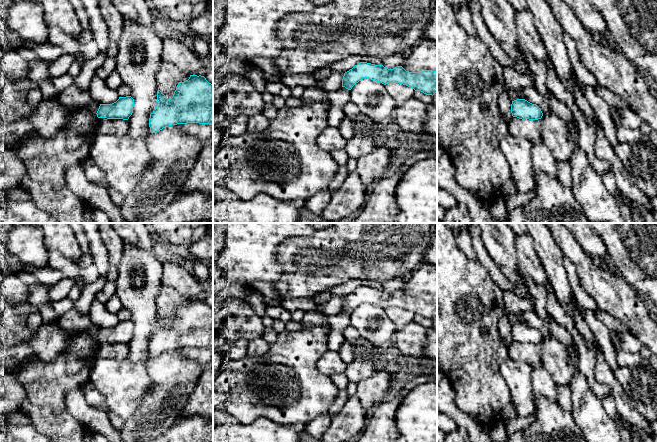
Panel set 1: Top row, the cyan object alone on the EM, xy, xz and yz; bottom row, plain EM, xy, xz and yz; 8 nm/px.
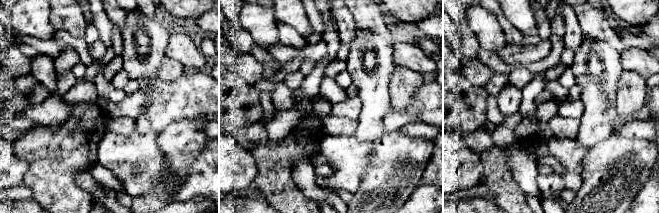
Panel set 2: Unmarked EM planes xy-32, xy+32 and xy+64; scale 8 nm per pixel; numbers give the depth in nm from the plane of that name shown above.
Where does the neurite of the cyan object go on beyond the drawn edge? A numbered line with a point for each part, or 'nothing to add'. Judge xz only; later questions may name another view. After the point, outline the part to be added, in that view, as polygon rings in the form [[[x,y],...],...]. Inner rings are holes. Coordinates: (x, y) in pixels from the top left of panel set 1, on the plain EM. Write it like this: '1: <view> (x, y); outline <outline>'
nothing to add

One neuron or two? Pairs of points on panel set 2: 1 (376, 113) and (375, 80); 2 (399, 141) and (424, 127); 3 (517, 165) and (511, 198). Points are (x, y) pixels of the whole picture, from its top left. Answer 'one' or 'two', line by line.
1: one
2: two
3: two

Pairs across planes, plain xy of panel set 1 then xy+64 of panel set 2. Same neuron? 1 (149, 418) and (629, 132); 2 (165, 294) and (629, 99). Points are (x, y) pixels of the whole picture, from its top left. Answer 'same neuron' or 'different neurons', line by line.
1: different neurons
2: same neuron

